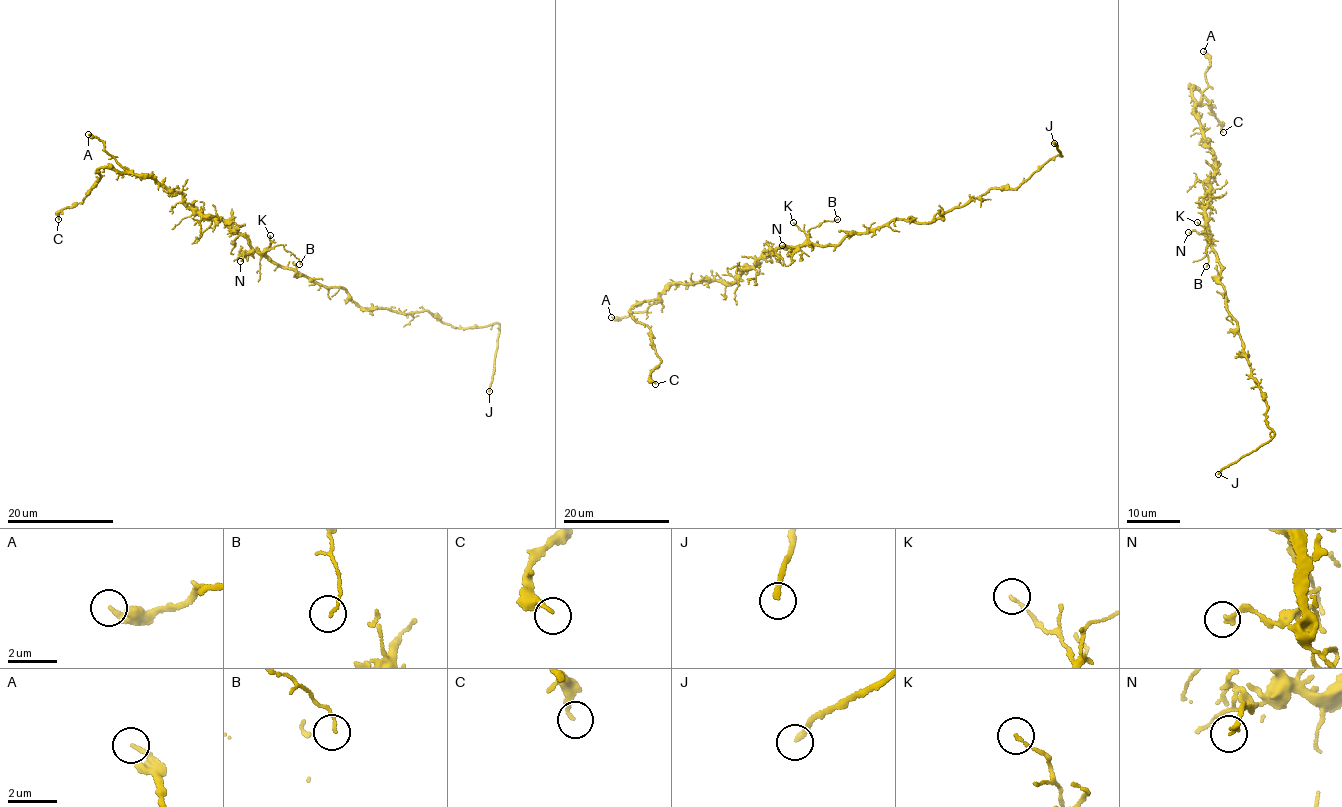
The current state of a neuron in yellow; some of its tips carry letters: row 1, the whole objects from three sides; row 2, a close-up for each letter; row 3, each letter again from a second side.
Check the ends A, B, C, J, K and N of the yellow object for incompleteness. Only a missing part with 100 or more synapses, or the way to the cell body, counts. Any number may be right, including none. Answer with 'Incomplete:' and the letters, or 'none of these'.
Incomplete: J

